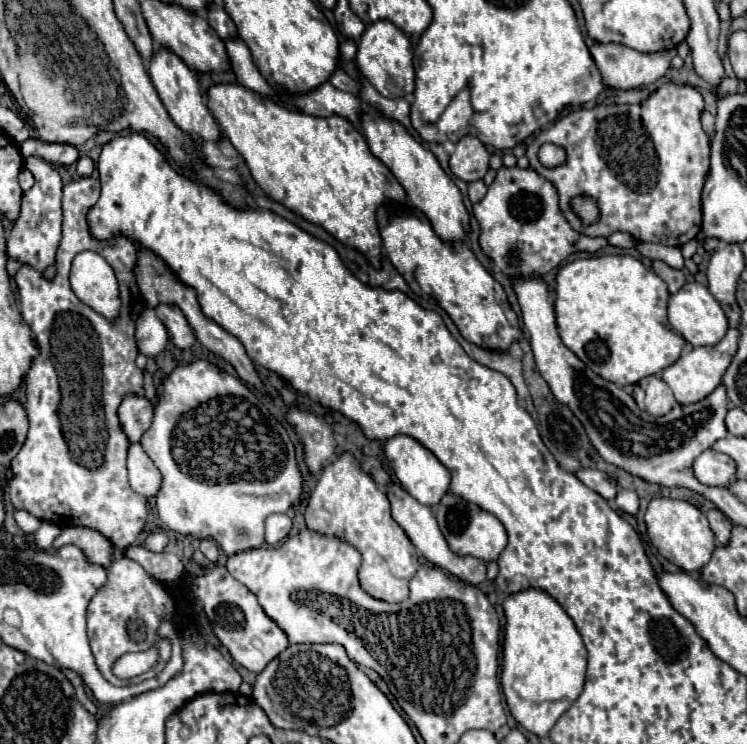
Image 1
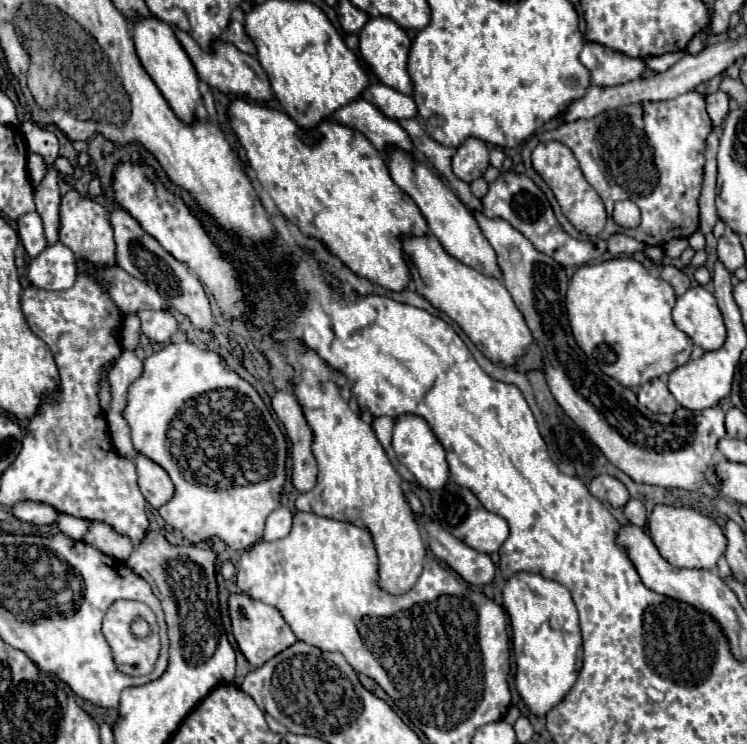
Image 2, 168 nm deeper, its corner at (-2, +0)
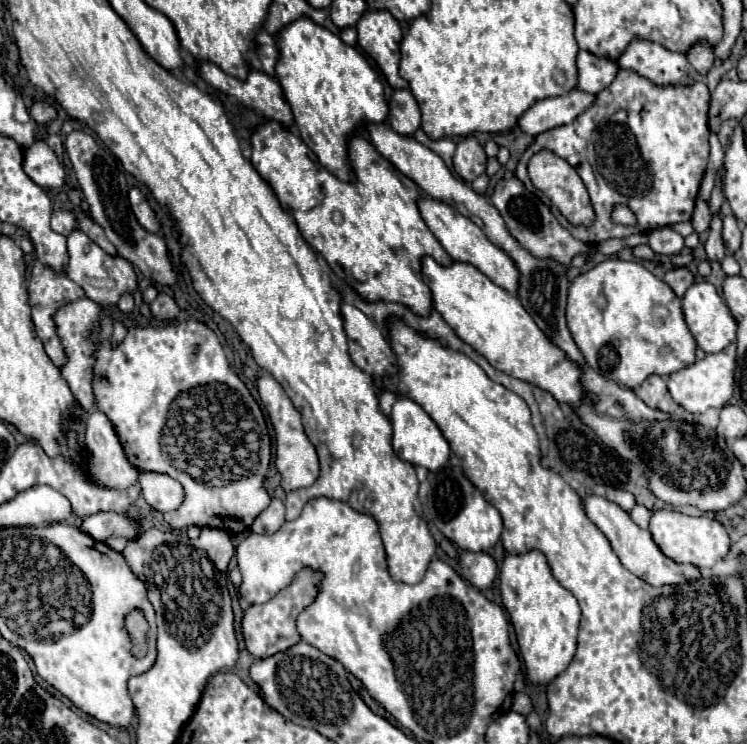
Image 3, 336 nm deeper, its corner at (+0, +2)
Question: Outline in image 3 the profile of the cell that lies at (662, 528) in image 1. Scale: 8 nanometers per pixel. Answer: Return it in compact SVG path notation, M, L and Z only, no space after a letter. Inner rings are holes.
M670 509L654 511L650 519L650 533L654 537L654 543L666 557L670 557L676 563L692 563L700 569L712 567L730 551L730 537L726 529L722 527L722 523L710 517L690 517Z

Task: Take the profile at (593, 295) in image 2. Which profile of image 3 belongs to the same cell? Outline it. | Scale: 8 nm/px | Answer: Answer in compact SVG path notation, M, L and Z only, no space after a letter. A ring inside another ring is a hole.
M606 259L590 271L580 273L568 289L566 321L586 363L604 377L630 389L642 385L648 375L670 375L694 363L696 341L684 323L680 299L664 281L634 261Z

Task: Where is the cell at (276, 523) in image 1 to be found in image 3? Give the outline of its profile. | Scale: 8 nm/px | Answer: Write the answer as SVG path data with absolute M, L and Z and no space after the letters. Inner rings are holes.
M272 499L266 511L262 511L252 523L252 531L258 535L272 535L284 523L284 503L280 499Z

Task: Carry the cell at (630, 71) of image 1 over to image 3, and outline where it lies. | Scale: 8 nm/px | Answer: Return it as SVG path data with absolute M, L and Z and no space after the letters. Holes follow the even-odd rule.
M580 51L576 65L578 65L578 89L588 93L598 93L606 89L620 71L618 63L604 57L596 57L590 51Z

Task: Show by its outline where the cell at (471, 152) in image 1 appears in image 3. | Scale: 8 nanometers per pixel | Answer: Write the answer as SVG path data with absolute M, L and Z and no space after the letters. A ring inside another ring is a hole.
M464 137L456 145L454 153L454 171L464 179L464 181L474 181L478 175L486 171L486 153L482 145L474 137Z

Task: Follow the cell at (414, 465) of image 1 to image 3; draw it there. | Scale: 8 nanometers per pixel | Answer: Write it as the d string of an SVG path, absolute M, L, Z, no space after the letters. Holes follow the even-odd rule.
M400 397L396 399L394 407L392 407L392 415L390 415L392 427L394 427L394 437L392 437L392 445L394 445L394 453L402 459L412 463L414 467L424 467L428 471L438 471L448 463L450 457L450 447L448 441L444 439L444 435L440 433L438 425L430 419L430 415L412 399Z

